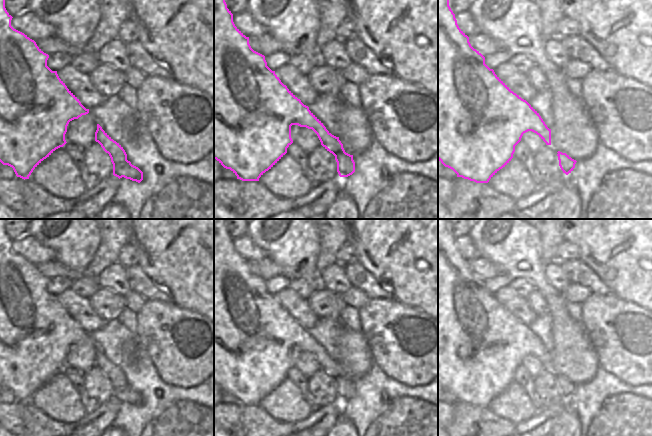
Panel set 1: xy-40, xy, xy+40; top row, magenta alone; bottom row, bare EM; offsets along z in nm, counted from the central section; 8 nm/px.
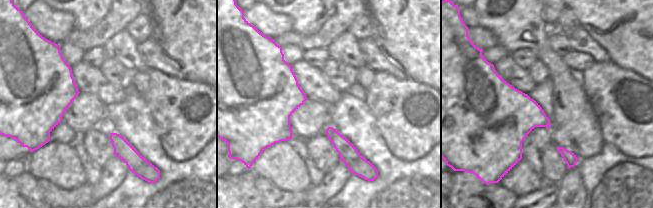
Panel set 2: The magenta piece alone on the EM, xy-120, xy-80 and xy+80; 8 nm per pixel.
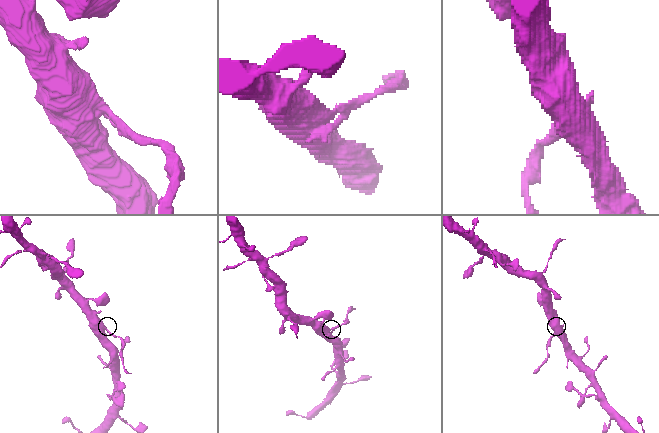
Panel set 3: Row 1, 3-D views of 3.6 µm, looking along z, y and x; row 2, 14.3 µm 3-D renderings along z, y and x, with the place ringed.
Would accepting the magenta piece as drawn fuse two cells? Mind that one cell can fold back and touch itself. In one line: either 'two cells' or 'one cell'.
two cells

